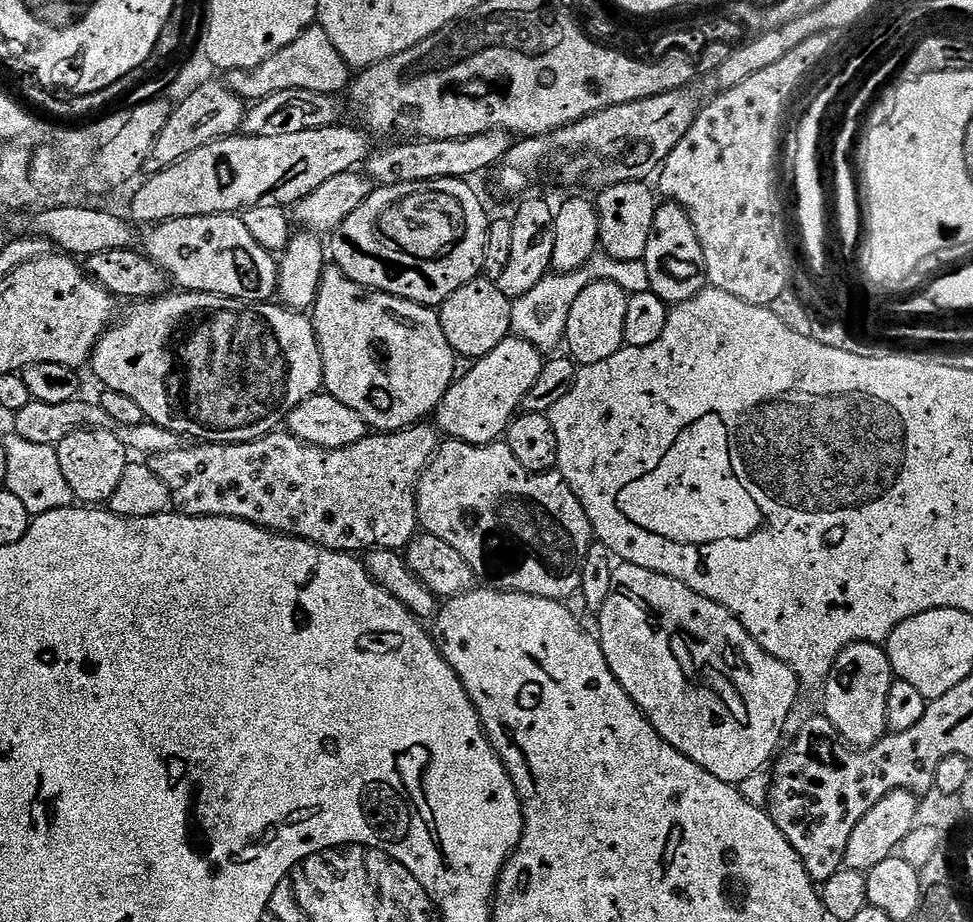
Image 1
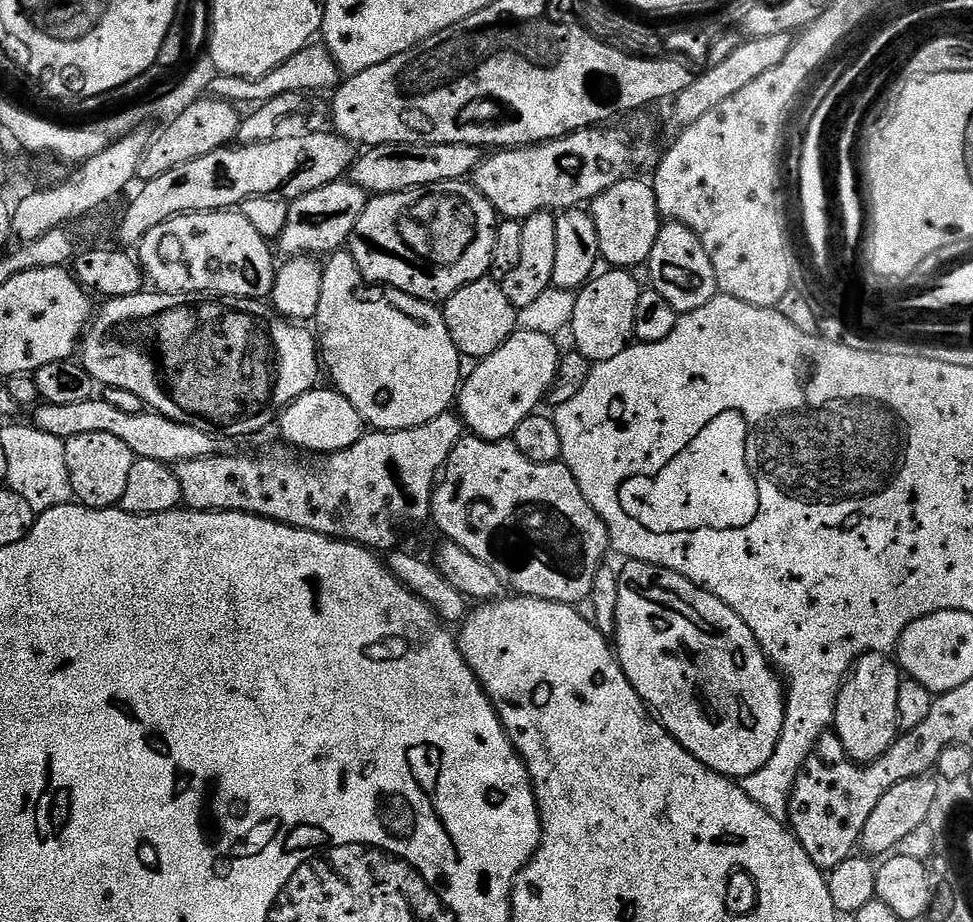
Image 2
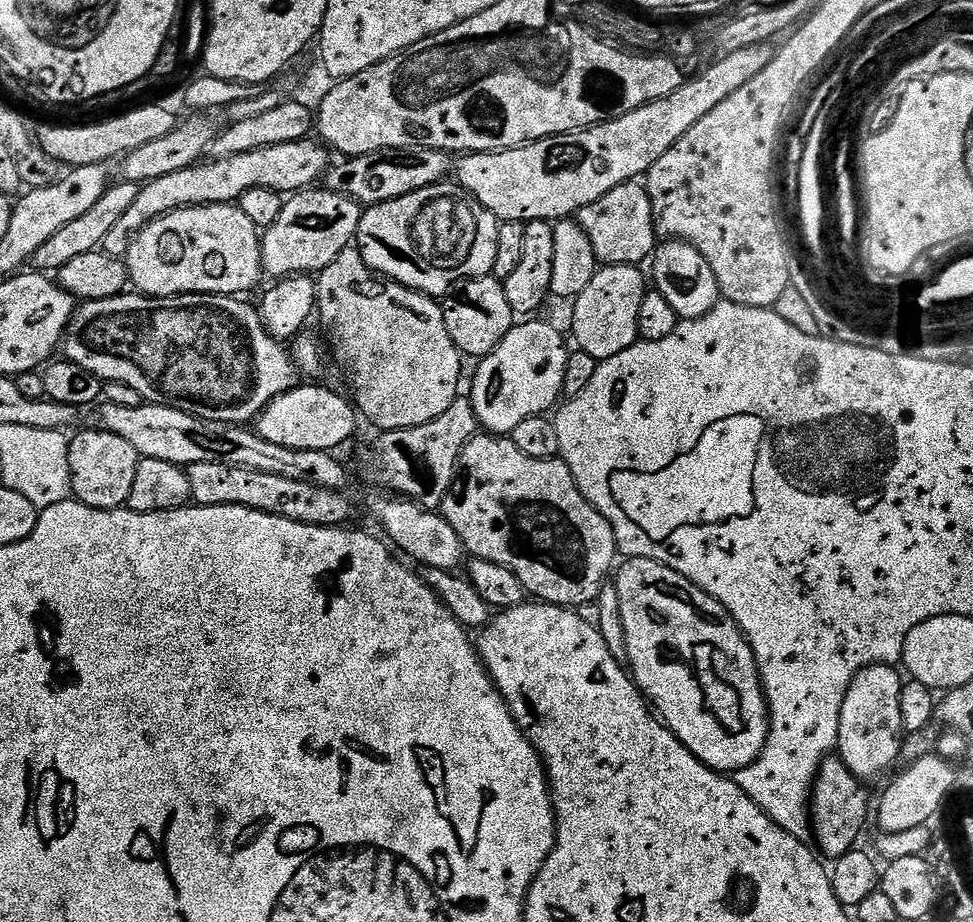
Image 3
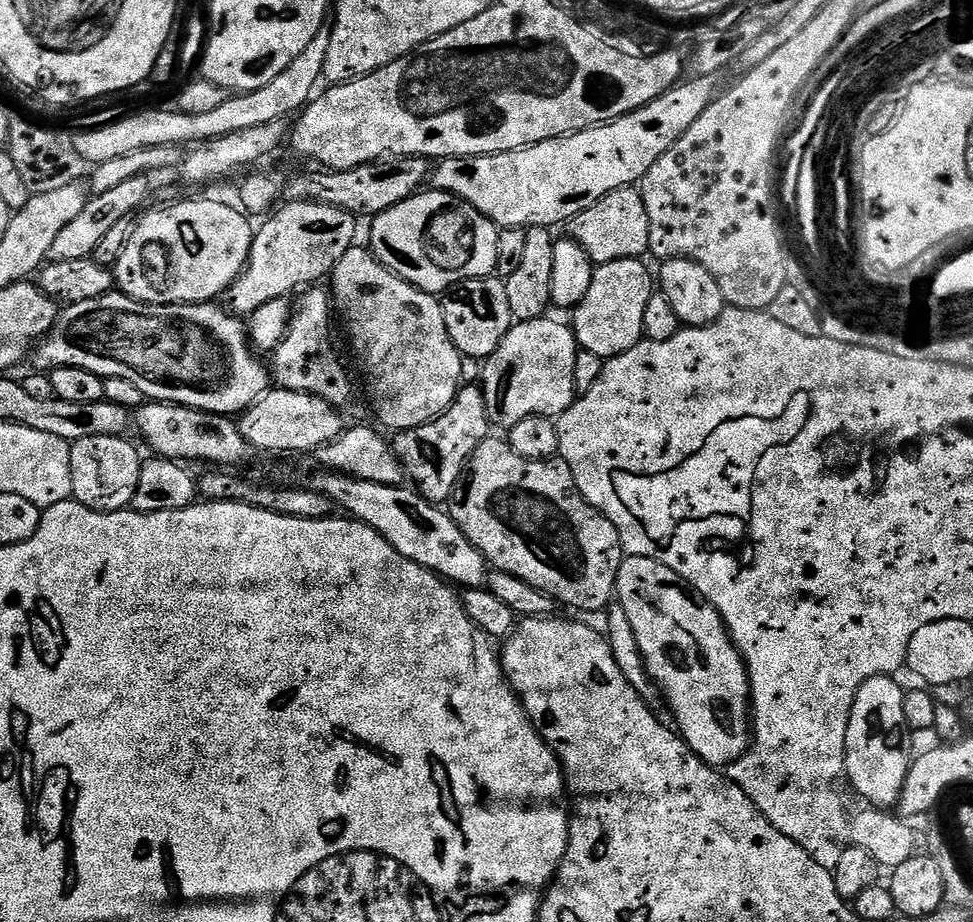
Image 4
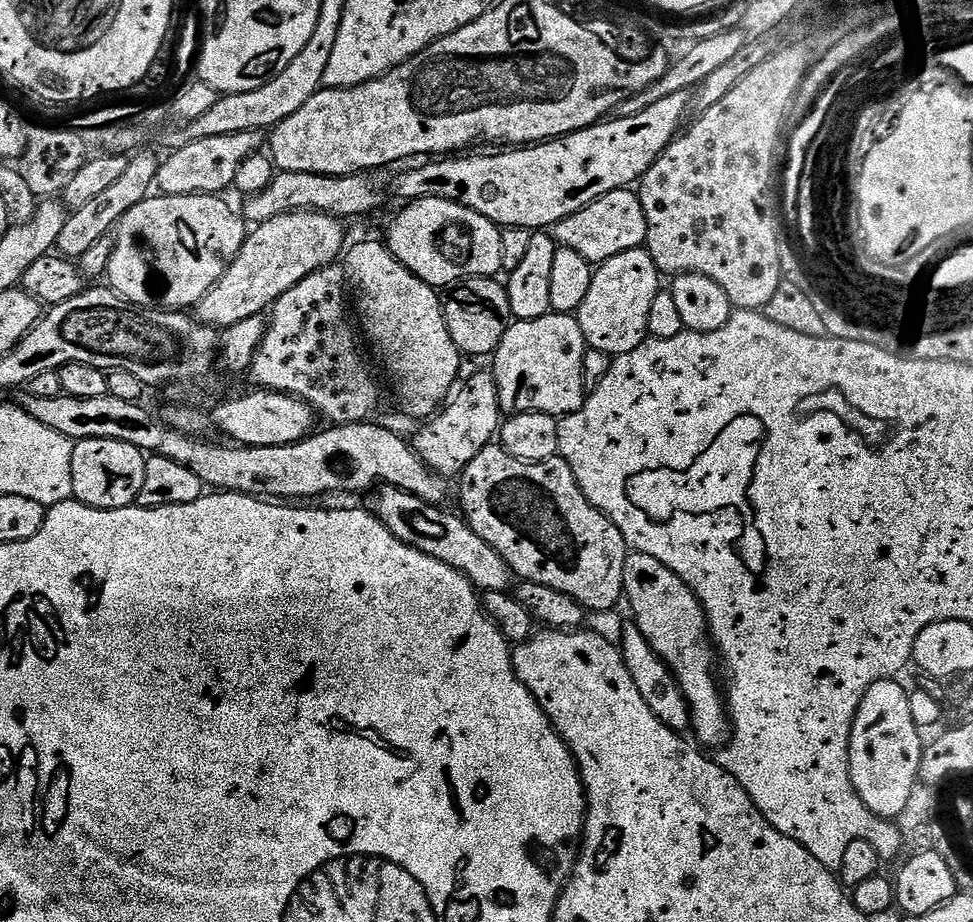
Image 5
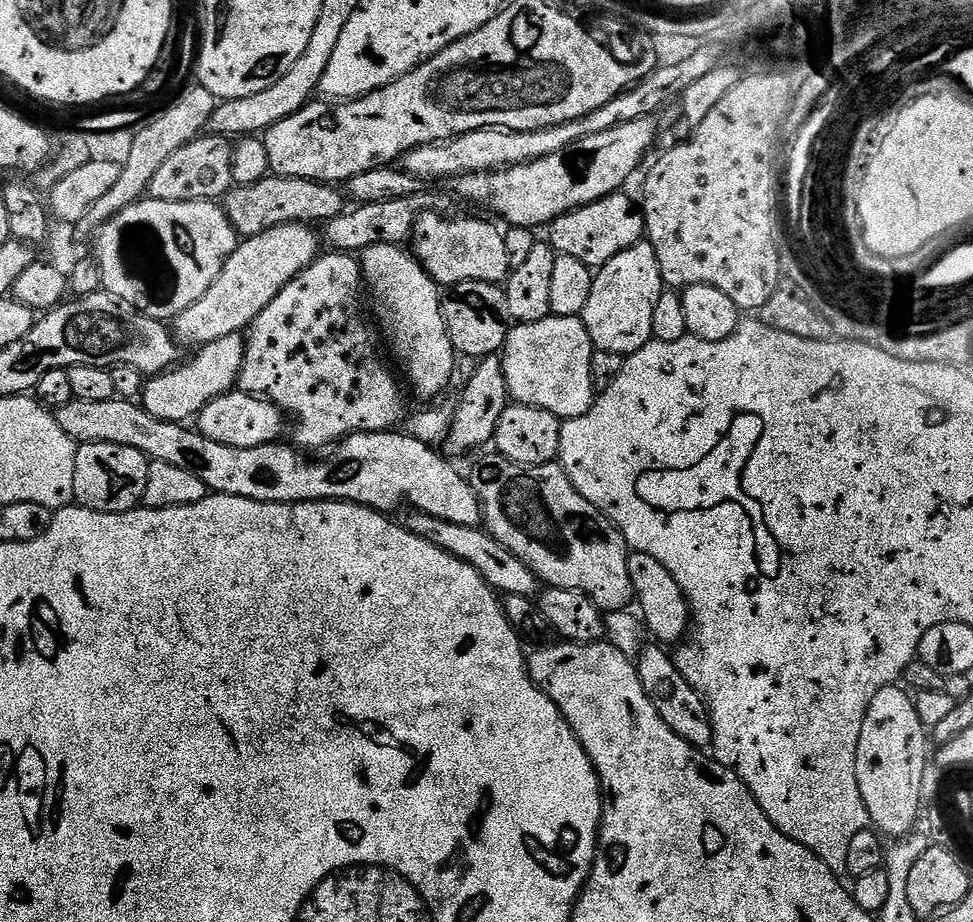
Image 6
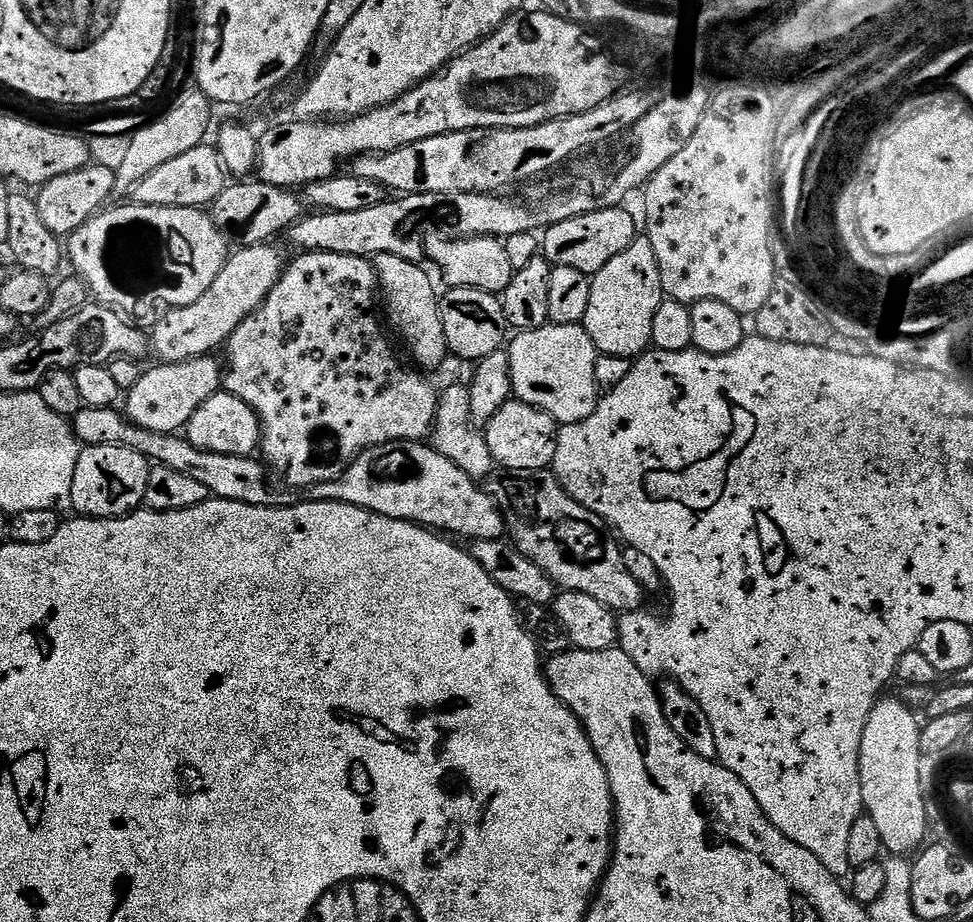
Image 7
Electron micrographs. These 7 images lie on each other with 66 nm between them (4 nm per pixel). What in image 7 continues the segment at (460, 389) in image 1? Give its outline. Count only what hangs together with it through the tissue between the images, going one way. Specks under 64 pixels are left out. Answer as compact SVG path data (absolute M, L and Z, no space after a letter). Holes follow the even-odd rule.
M549 322L534 330L517 331L506 351L510 358L510 378L515 399L549 412L560 426L583 422L594 414L598 403L594 362L598 353L583 323Z

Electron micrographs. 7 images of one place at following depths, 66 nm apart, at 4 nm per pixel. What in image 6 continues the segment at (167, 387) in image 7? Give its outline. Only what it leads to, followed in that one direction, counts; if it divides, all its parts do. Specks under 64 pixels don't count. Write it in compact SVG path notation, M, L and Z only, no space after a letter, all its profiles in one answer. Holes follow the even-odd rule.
M241 333L226 334L226 338L218 338L218 342L203 345L193 360L185 359L167 372L151 377L143 385L142 407L154 418L175 424L188 422L191 416L192 419L199 417L200 411L210 401L237 387L244 361L245 343L245 337Z

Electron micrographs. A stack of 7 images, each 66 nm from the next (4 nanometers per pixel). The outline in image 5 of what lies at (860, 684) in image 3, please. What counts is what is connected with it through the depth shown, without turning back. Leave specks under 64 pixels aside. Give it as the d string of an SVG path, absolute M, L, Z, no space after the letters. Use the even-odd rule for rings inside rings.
M899 679L879 680L870 686L862 706L852 723L850 734L850 778L854 782L854 790L858 790L858 798L866 802L866 806L875 816L883 820L895 821L910 802L918 781L920 780L920 763L924 757L926 740L923 740L922 730L914 722L914 714L910 714L910 692L900 685Z

